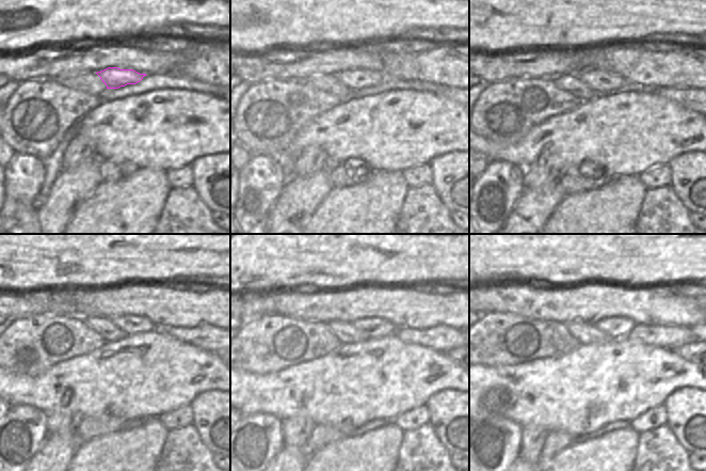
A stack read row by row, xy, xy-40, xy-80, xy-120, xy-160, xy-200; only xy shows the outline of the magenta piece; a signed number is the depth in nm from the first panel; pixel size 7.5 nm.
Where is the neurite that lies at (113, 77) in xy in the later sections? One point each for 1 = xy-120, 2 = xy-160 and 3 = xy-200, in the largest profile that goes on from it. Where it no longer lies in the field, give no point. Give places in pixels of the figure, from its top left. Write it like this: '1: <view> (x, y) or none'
1: xy-120 (128, 324)
2: xy-160 (371, 327)
3: xy-200 (615, 327)

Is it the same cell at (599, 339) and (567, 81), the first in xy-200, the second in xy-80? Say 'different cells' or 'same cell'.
same cell

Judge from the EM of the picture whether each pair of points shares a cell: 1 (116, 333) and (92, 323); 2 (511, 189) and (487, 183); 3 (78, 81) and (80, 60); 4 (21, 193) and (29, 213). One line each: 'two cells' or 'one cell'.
1: one cell
2: one cell
3: two cells
4: two cells

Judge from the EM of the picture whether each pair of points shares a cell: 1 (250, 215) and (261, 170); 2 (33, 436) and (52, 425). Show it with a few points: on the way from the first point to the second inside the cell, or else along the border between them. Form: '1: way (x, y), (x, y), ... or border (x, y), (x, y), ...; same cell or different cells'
1: way (254, 204), (258, 199), (260, 181); same cell
2: border (47, 415), (46, 434); different cells

